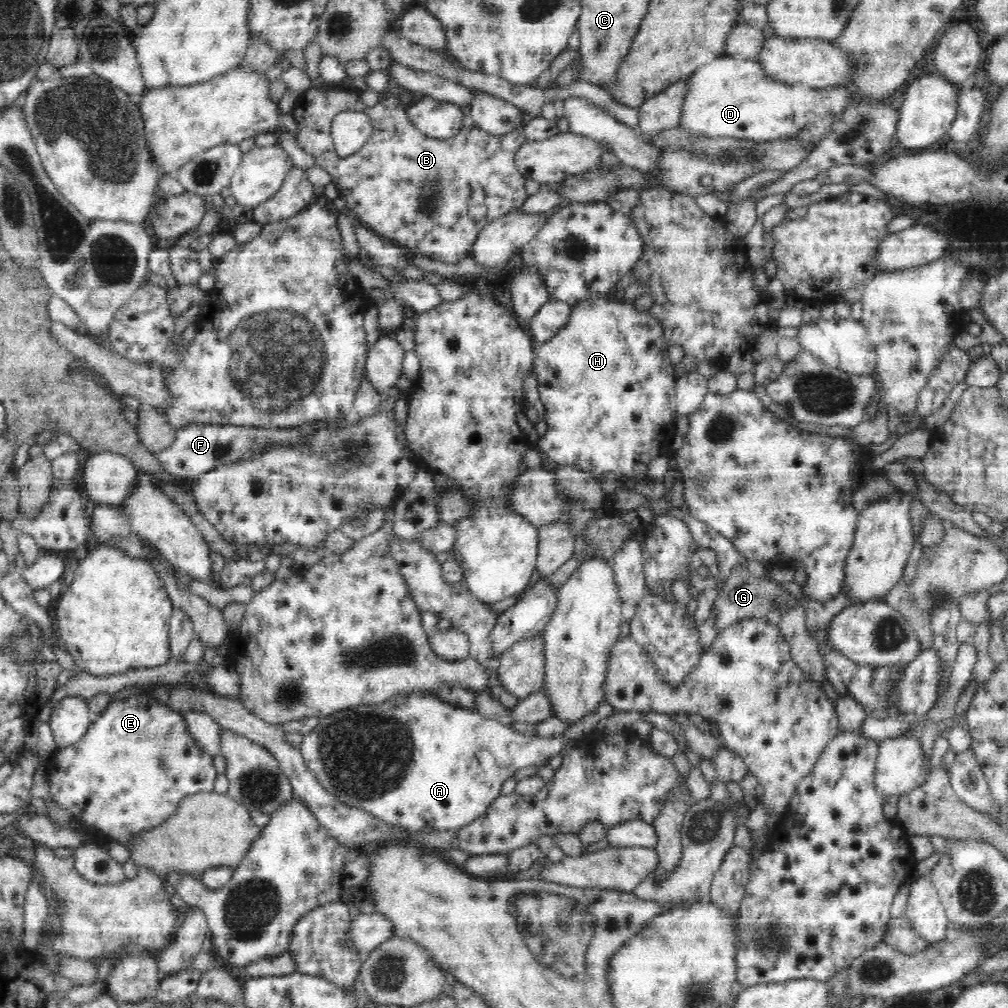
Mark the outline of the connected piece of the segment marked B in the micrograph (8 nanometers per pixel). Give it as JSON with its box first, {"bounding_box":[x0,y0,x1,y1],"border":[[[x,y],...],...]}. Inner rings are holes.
{"bounding_box":[290,84,532,264],"border":[[[327,84],[327,87],[323,89],[310,87],[297,97],[295,105],[290,113],[293,115],[297,124],[297,131],[290,134],[290,136],[294,137],[295,141],[300,145],[300,148],[304,149],[306,153],[314,157],[316,164],[320,165],[326,170],[326,172],[328,172],[328,174],[330,174],[332,177],[332,183],[338,187],[339,196],[344,199],[347,204],[346,212],[359,220],[361,224],[368,223],[370,229],[384,239],[393,241],[395,244],[407,247],[412,251],[414,247],[421,247],[421,252],[424,253],[424,256],[430,257],[431,259],[442,261],[447,264],[460,263],[469,256],[473,250],[473,244],[476,242],[477,236],[488,223],[491,223],[492,220],[497,219],[503,214],[519,209],[529,197],[526,193],[526,189],[524,189],[526,188],[526,178],[524,178],[522,173],[518,171],[518,167],[516,167],[515,163],[517,150],[527,141],[523,131],[523,126],[528,121],[531,121],[532,116],[528,113],[523,113],[522,124],[516,126],[514,130],[500,136],[494,136],[476,126],[472,126],[468,129],[463,126],[456,136],[451,136],[446,140],[440,140],[429,137],[422,131],[419,131],[413,123],[410,122],[404,104],[401,104],[395,96],[380,97],[380,100],[374,104],[374,106],[367,106],[362,99],[360,99],[360,90],[356,91],[356,89],[350,89],[350,87],[342,87],[341,84]],[[345,110],[356,110],[366,113],[371,120],[373,130],[367,143],[365,143],[357,152],[342,158],[336,153],[336,149],[334,149],[334,142],[330,136],[330,125],[332,120],[334,120],[334,116]]]}

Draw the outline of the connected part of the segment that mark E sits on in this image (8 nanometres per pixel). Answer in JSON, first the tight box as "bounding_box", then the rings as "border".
{"bounding_box":[45,693,217,850],"border":[[[148,693],[110,703],[90,723],[86,736],[78,744],[58,749],[45,762],[52,800],[62,809],[68,809],[76,819],[84,821],[100,844],[119,842],[130,850],[134,835],[157,827],[178,812],[178,806],[186,796],[214,791],[217,775],[213,758],[197,744],[188,728],[184,715]]]}

